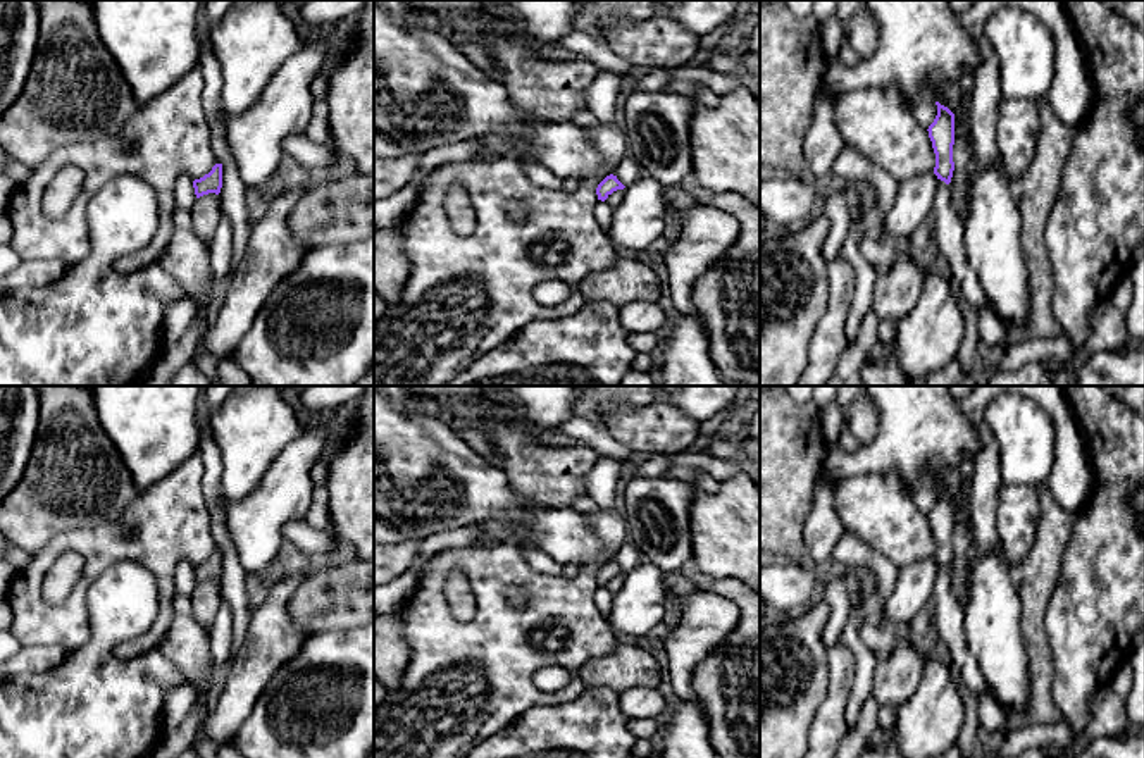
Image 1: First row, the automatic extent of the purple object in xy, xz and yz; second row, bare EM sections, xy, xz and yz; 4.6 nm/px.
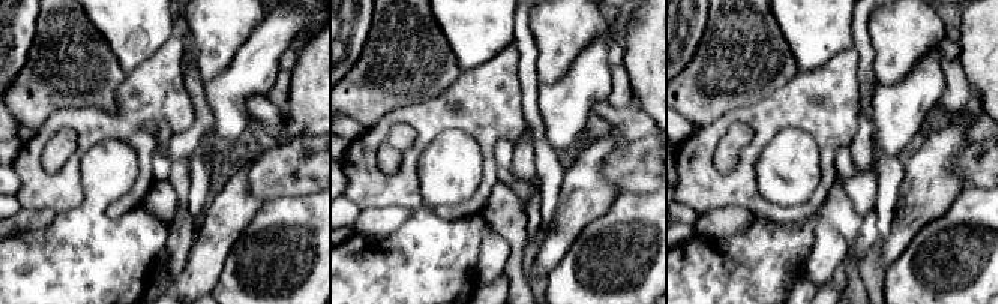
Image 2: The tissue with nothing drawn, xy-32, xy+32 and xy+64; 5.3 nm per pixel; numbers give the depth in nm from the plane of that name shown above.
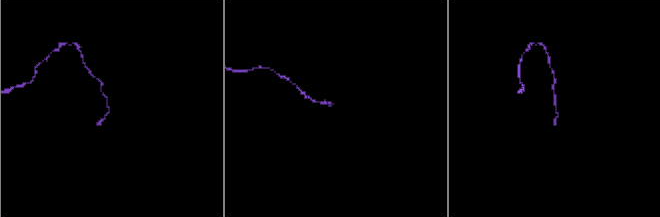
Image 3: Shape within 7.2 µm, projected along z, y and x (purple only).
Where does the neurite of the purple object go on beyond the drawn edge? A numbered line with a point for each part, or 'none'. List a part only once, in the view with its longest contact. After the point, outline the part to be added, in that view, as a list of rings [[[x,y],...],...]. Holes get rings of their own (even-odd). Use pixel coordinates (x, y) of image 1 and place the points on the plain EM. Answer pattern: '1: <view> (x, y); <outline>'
none

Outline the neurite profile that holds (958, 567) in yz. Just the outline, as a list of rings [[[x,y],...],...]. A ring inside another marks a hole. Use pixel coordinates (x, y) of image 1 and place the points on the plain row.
[[[970,460],[960,462],[958,470],[961,474],[961,486],[954,500],[954,531],[953,531],[954,556],[949,568],[949,577],[951,577],[951,593],[956,603],[963,606],[968,600],[965,553],[970,544],[967,524],[970,520],[968,500],[970,500],[972,475],[973,475],[973,462]]]

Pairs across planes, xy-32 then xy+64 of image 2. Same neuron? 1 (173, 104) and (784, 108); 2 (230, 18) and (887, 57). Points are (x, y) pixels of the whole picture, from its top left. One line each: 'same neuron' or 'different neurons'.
1: same neuron
2: same neuron

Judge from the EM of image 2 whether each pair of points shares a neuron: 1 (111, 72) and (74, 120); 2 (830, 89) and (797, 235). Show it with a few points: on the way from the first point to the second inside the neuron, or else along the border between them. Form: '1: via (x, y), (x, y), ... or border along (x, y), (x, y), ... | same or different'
1: border along (117, 89), (107, 108), (65, 107), (51, 114) | different
2: border along (815, 214), (785, 220), (766, 217) | different

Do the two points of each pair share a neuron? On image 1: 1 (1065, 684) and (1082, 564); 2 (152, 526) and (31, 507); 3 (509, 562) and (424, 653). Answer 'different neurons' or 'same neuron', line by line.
1: same neuron
2: different neurons
3: same neuron

